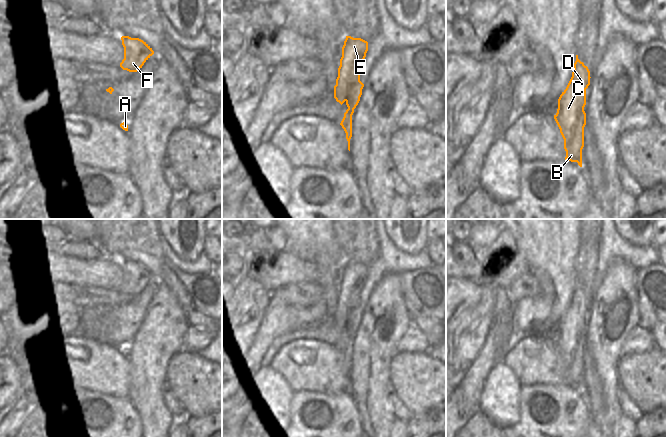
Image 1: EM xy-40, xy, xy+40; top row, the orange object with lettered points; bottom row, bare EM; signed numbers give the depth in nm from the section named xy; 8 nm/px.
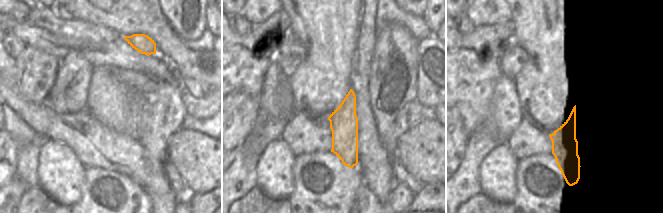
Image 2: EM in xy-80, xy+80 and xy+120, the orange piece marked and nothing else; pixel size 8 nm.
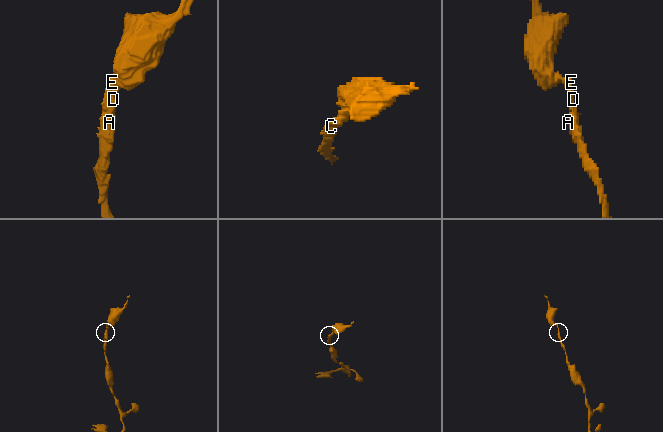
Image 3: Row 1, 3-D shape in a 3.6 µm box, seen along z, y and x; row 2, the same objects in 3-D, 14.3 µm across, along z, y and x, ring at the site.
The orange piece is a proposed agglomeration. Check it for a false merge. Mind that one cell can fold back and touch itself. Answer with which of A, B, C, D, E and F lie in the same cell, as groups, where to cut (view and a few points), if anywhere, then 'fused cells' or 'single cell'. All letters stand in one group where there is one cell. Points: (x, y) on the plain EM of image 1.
groups A B C D E F; cut none; single cell

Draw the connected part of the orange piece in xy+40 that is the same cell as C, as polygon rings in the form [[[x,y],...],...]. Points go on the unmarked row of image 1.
[[[578,283],[574,287],[572,301],[558,323],[557,337],[554,343],[564,363],[565,384],[577,386],[582,391],[582,373],[584,371],[584,351],[586,349],[586,313],[590,309],[590,295]]]

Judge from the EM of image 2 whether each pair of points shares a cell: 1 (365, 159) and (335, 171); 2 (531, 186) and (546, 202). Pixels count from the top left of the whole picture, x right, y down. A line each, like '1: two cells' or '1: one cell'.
1: two cells
2: one cell

